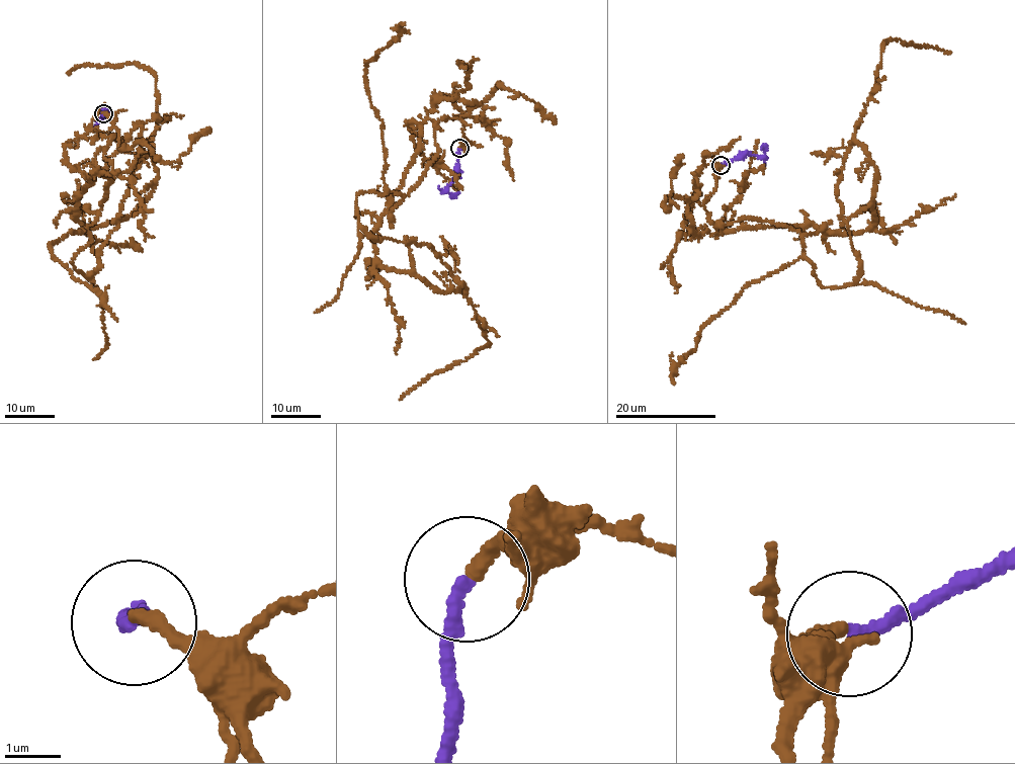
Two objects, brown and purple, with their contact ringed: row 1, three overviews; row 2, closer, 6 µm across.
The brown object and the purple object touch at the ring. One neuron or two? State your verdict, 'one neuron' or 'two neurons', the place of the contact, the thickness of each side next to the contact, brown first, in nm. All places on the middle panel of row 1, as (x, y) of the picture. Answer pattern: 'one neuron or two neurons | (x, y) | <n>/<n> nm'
one neuron | (459, 148) | 240/220 nm

